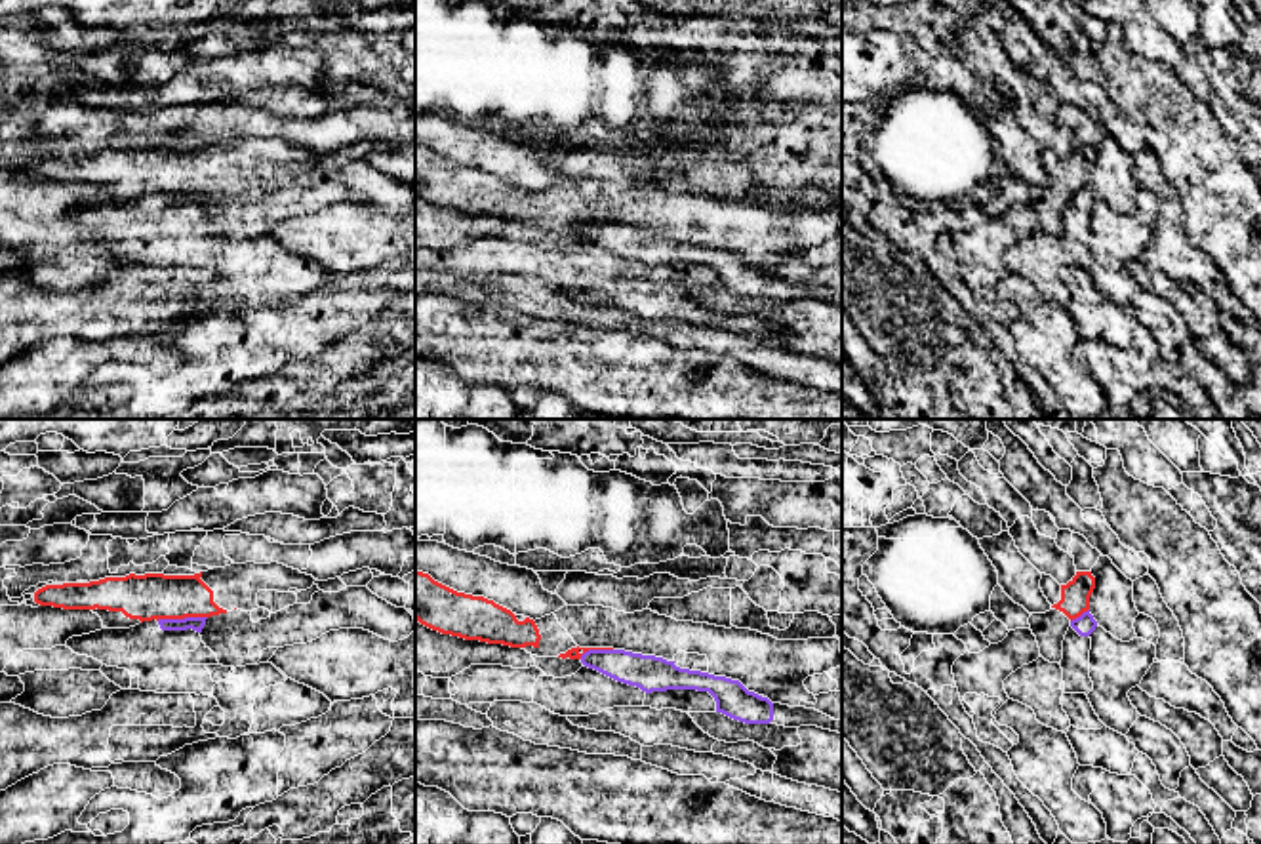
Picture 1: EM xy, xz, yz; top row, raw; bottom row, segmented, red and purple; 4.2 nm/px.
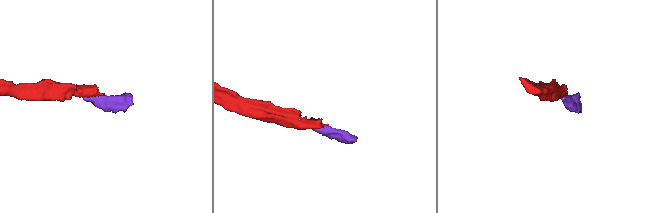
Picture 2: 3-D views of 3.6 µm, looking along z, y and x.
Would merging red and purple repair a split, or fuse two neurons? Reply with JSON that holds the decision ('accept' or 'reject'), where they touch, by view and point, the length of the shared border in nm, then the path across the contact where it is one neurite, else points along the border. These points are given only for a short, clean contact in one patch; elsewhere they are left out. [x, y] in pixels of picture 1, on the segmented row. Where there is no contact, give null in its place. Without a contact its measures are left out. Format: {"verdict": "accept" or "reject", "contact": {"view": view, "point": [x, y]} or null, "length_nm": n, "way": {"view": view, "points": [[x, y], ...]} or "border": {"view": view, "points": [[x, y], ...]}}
{"verdict": "reject", "contact": {"view": "xy", "point": [181, 618]}, "length_nm": 220, "border": {"view": "xy", "points": [[206, 616], [157, 620]]}}

